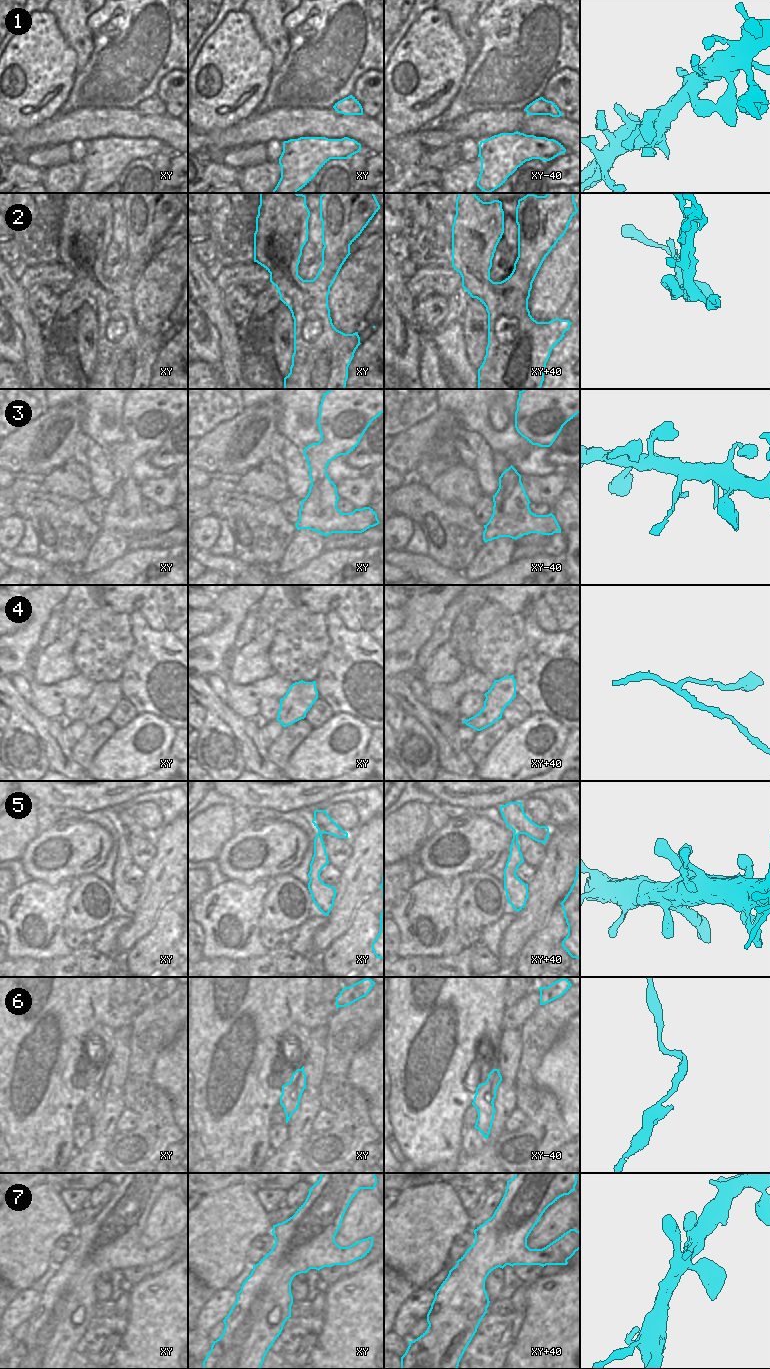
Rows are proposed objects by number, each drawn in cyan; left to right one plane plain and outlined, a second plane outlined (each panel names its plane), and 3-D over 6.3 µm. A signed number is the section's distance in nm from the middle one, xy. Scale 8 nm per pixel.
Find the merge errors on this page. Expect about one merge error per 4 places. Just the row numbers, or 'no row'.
no row

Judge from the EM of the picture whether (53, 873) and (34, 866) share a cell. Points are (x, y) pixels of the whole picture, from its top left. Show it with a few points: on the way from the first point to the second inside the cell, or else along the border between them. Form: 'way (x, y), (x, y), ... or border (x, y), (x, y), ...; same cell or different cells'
way (48, 868), (46, 866), (39, 866); same cell

